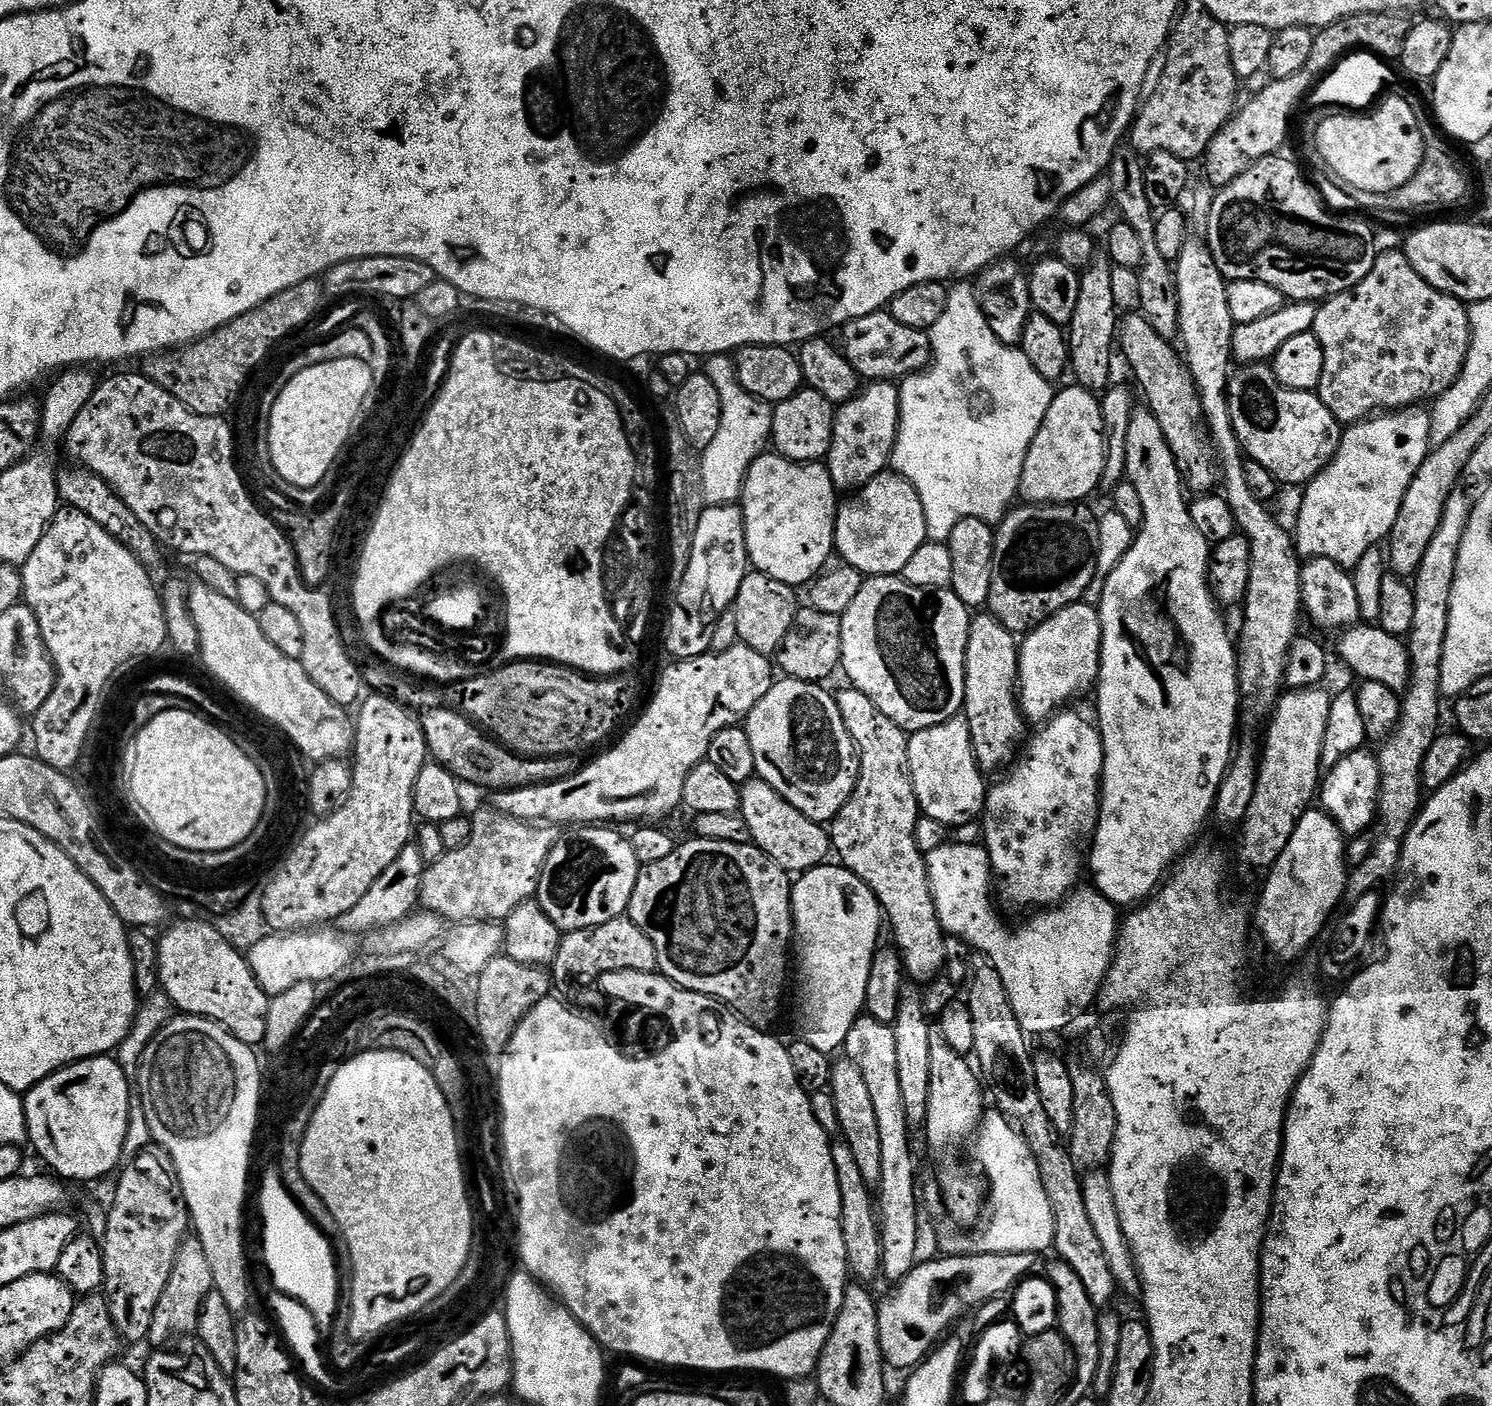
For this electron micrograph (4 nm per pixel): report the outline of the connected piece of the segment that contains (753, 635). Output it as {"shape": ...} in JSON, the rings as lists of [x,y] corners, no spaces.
{"shape":[[[752,570],[745,574],[740,579],[734,605],[739,643],[750,646],[750,650],[758,650],[758,654],[763,656],[771,657],[779,653],[786,634],[790,634],[790,626],[798,611],[796,592],[793,585],[778,582],[765,572]]]}

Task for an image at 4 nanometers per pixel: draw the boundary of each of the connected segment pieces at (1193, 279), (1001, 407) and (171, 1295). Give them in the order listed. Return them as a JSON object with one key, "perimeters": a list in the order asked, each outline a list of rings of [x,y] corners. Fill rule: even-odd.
{"perimeters":[[[[1189,242],[1184,247],[1182,254],[1174,261],[1174,275],[1176,277],[1176,297],[1180,300],[1180,327],[1179,339],[1184,339],[1183,355],[1193,380],[1196,381],[1196,391],[1200,394],[1200,404],[1204,407],[1204,417],[1218,451],[1219,461],[1222,463],[1222,488],[1226,493],[1228,505],[1232,507],[1232,513],[1236,518],[1236,527],[1246,537],[1252,565],[1250,566],[1250,582],[1248,592],[1244,595],[1242,611],[1244,611],[1244,625],[1240,628],[1240,640],[1238,636],[1238,651],[1236,654],[1236,678],[1240,685],[1240,707],[1238,720],[1241,725],[1248,728],[1263,729],[1271,721],[1276,711],[1282,693],[1286,688],[1285,672],[1288,666],[1288,652],[1298,639],[1296,631],[1300,628],[1300,616],[1302,620],[1302,605],[1304,602],[1304,589],[1300,587],[1301,557],[1296,551],[1294,536],[1288,532],[1267,512],[1265,501],[1254,498],[1250,494],[1250,486],[1246,486],[1246,474],[1244,473],[1245,453],[1240,447],[1240,440],[1232,429],[1232,419],[1228,409],[1228,382],[1230,371],[1228,364],[1232,359],[1232,329],[1234,321],[1230,314],[1230,302],[1228,301],[1228,284],[1220,275],[1218,266],[1214,262],[1207,243]]],[[[956,286],[949,291],[946,314],[942,314],[942,318],[938,318],[938,322],[934,322],[934,326],[930,329],[933,359],[930,367],[925,371],[917,372],[915,376],[904,377],[898,384],[900,390],[900,425],[896,430],[896,445],[892,450],[890,468],[891,471],[898,473],[902,479],[908,480],[910,486],[914,486],[914,490],[922,502],[922,510],[926,514],[928,540],[932,542],[946,542],[950,538],[954,526],[958,526],[958,522],[962,522],[962,518],[978,518],[982,522],[996,526],[1008,515],[1010,505],[1013,503],[1011,500],[1015,501],[1018,496],[1022,466],[1026,462],[1026,454],[1046,418],[1046,410],[1050,410],[1050,402],[1054,395],[1053,385],[1046,378],[1042,378],[1042,374],[1038,374],[1038,370],[1034,370],[1034,366],[1030,366],[1030,358],[1026,358],[1024,351],[1019,347],[1003,344],[994,334],[994,330],[990,330],[990,322],[980,308],[977,293],[973,289],[972,293],[970,289],[960,287],[964,286]]],[[[199,1238],[185,1239],[176,1251],[174,1270],[170,1270],[170,1282],[166,1282],[166,1290],[156,1303],[156,1309],[151,1312],[152,1321],[148,1331],[147,1343],[152,1346],[164,1346],[167,1340],[175,1336],[192,1336],[198,1326],[198,1318],[206,1298],[213,1292],[210,1262],[206,1258],[206,1250],[202,1250]]]]}

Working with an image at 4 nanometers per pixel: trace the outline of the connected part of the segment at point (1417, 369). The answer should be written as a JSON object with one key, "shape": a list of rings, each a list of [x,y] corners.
{"shape":[[[1381,251],[1376,257],[1370,274],[1366,274],[1366,278],[1362,278],[1362,282],[1358,286],[1354,286],[1337,296],[1329,296],[1317,307],[1316,321],[1312,331],[1315,332],[1318,342],[1322,342],[1322,358],[1324,359],[1322,378],[1318,389],[1320,400],[1330,410],[1330,414],[1334,414],[1334,418],[1344,426],[1363,422],[1373,414],[1380,414],[1385,410],[1408,410],[1413,406],[1423,405],[1420,404],[1423,400],[1435,401],[1437,396],[1441,396],[1460,377],[1461,370],[1468,363],[1468,351],[1472,342],[1472,323],[1468,317],[1468,310],[1469,305],[1465,301],[1447,296],[1445,292],[1439,292],[1437,288],[1427,284],[1422,278],[1422,274],[1418,274],[1418,270],[1410,263],[1403,251]]]}

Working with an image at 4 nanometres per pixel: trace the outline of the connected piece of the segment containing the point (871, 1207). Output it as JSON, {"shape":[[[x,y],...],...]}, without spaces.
{"shape":[[[843,1138],[832,1140],[832,1157],[834,1158],[834,1170],[838,1174],[838,1190],[842,1196],[842,1238],[846,1242],[848,1267],[857,1281],[869,1282],[868,1280],[881,1275],[884,1259],[884,1250],[880,1245],[874,1194],[873,1191],[871,1194],[868,1190],[870,1181],[862,1178],[862,1170],[858,1170],[858,1162],[854,1162],[854,1153]]]}

